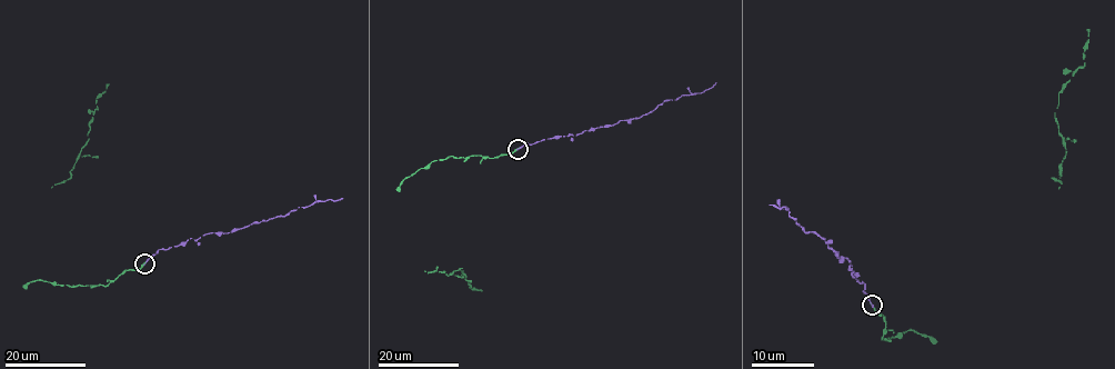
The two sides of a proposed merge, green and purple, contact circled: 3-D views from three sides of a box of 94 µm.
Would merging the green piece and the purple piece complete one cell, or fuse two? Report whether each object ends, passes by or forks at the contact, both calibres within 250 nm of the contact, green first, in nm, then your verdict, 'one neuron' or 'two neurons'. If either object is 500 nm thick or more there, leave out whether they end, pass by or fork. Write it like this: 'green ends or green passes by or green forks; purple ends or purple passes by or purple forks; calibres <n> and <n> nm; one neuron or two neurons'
green ends; purple ends; calibres 220 and 280 nm; one neuron

